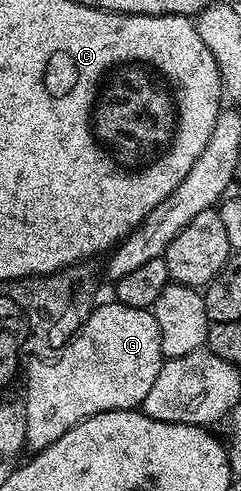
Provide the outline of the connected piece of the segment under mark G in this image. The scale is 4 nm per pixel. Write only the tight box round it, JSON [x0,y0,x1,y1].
[23,299,163,451]

